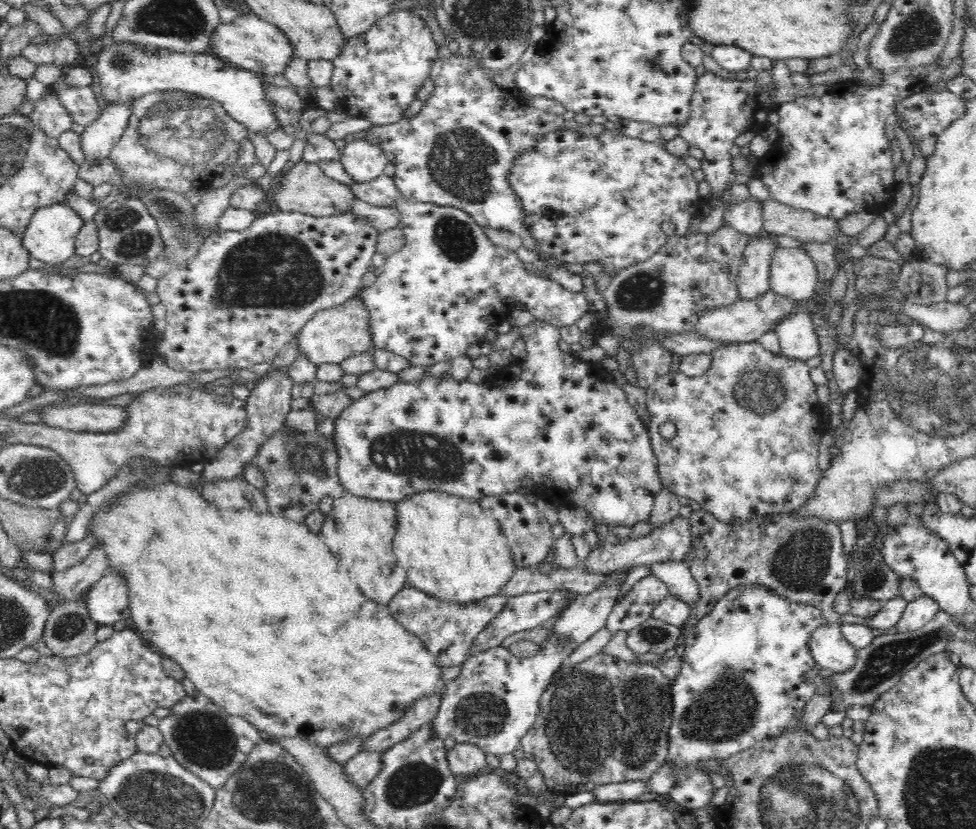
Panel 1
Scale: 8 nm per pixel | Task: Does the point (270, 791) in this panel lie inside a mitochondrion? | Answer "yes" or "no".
yes

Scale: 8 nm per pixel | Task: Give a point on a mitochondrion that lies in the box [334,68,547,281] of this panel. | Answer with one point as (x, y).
(461, 161)

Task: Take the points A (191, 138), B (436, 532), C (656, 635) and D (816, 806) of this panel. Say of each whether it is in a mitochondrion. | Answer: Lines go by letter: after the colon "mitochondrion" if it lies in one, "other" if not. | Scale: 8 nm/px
A: mitochondrion
B: other
C: mitochondrion
D: mitochondrion

